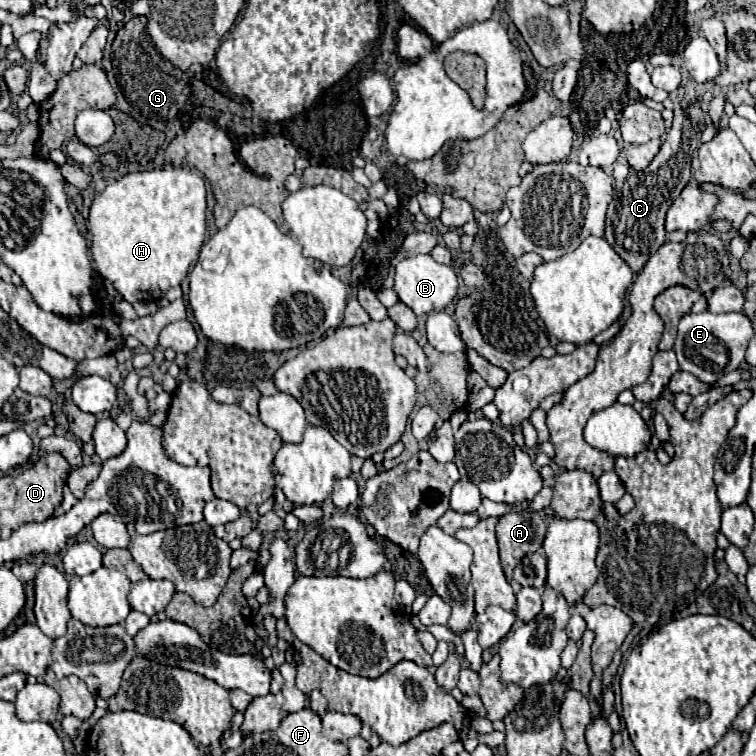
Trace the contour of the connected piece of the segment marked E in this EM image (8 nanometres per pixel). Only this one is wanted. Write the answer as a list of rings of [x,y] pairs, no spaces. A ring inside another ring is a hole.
[[[742,312],[686,314],[678,324],[678,336],[676,336],[674,352],[678,356],[680,370],[698,376],[706,384],[714,384],[722,374],[732,372],[740,366],[740,362],[744,360],[746,346],[748,346],[752,336],[754,336],[752,322]],[[716,354],[724,354],[726,364],[718,364]]]

